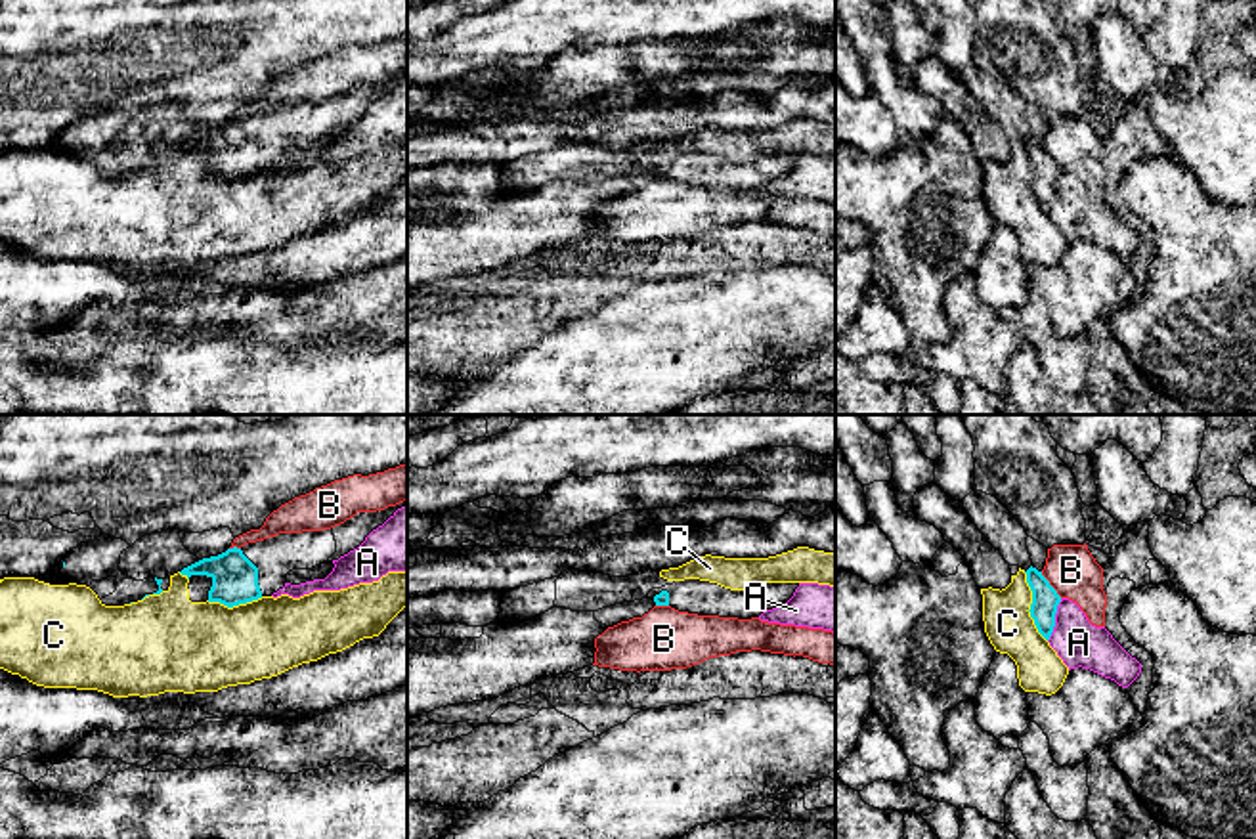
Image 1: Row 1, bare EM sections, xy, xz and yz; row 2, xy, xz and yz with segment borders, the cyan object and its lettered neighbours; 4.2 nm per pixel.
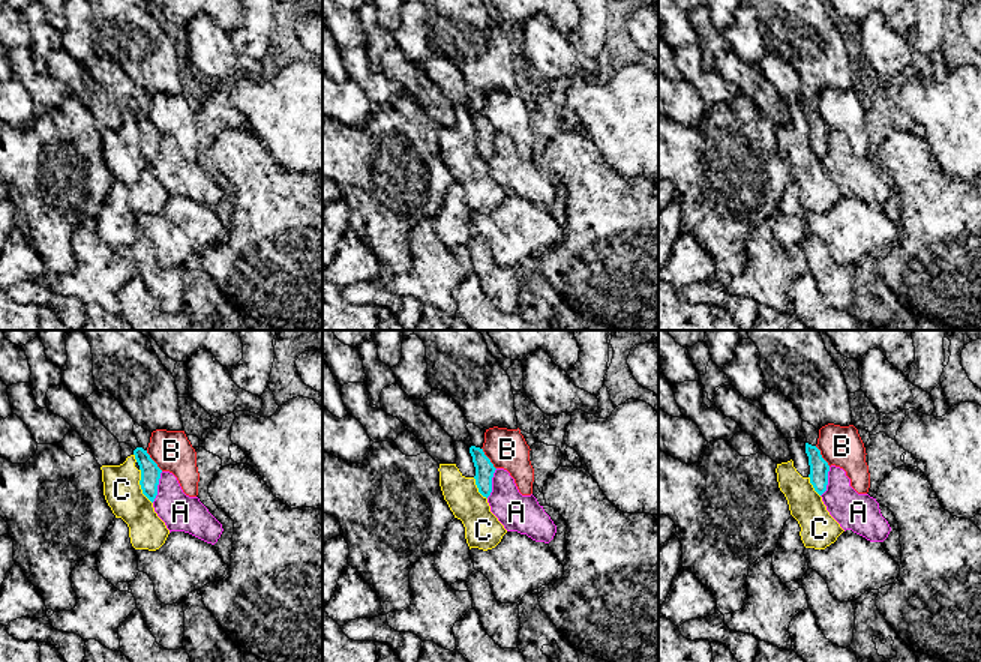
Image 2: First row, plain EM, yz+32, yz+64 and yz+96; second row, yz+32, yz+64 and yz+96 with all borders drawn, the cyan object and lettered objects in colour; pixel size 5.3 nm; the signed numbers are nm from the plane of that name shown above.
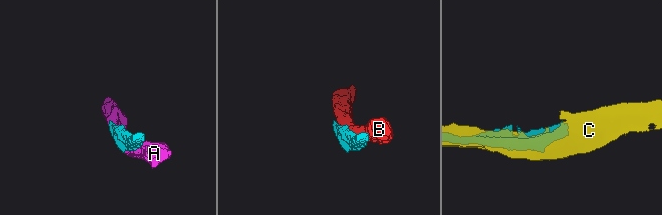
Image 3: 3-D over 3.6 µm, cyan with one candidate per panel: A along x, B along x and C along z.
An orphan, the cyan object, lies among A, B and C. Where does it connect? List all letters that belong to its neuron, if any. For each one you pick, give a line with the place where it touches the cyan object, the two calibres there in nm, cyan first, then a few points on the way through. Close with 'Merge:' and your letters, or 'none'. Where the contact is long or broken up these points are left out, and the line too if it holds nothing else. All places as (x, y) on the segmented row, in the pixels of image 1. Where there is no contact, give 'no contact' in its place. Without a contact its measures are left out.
Merge: none

